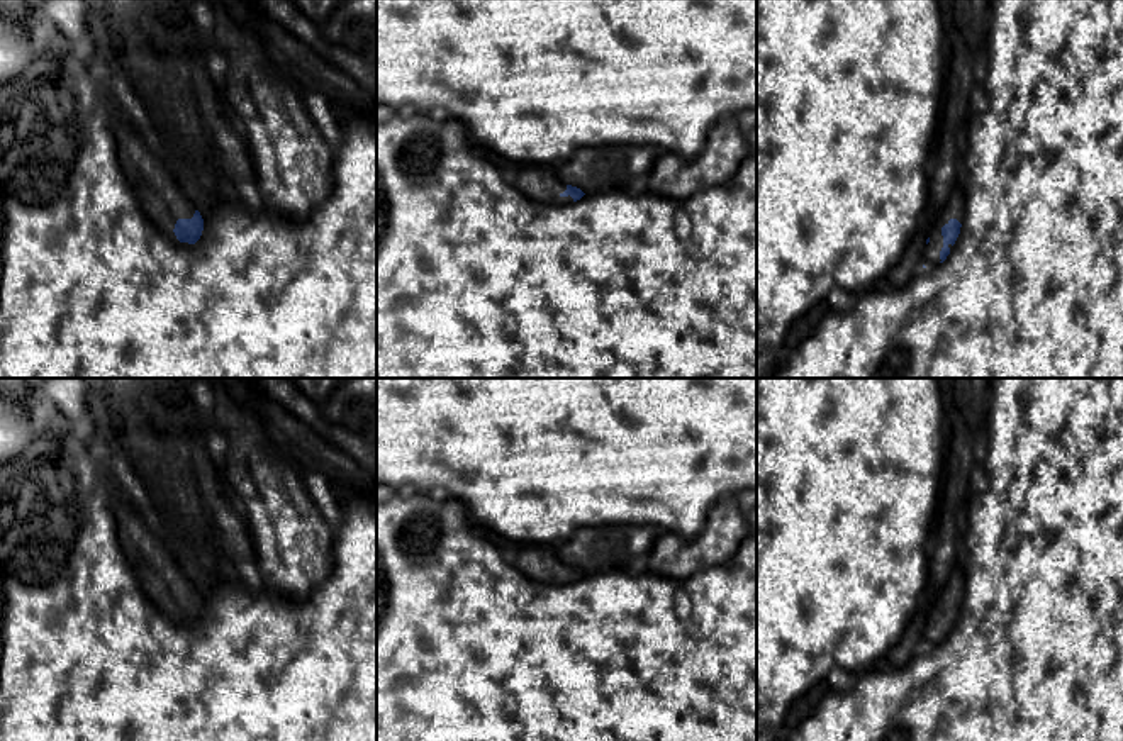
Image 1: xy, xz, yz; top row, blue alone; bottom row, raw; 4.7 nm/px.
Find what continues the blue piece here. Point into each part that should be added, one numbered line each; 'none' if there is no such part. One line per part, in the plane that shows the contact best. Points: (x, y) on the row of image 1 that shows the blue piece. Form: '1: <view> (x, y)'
1: yz (954, 207)

